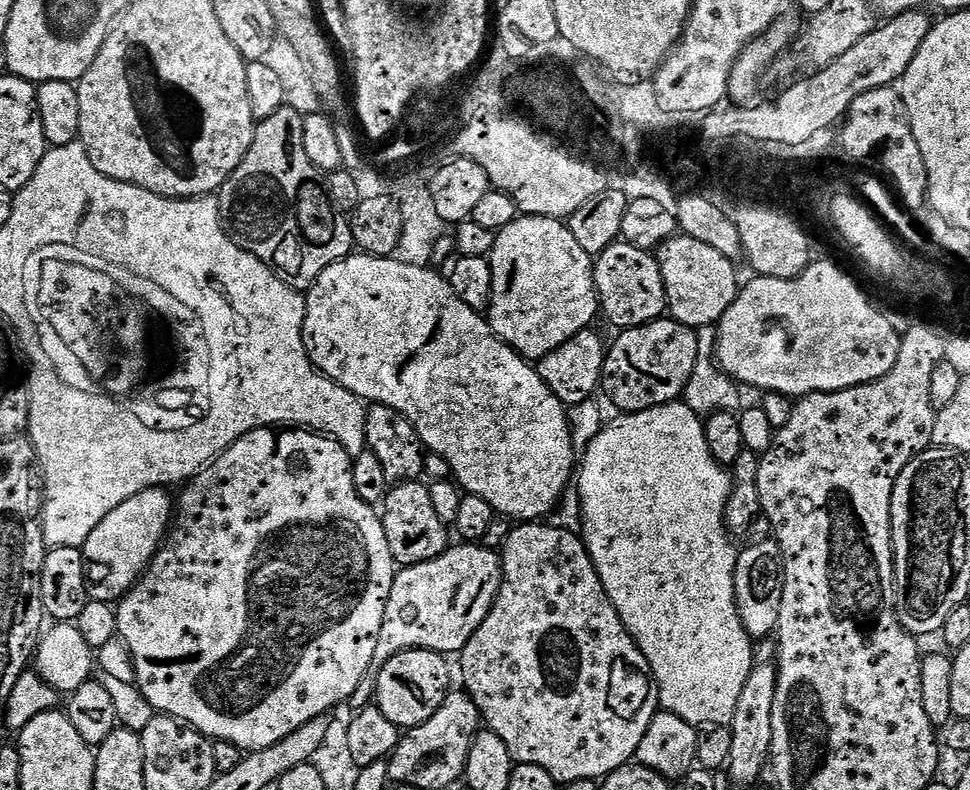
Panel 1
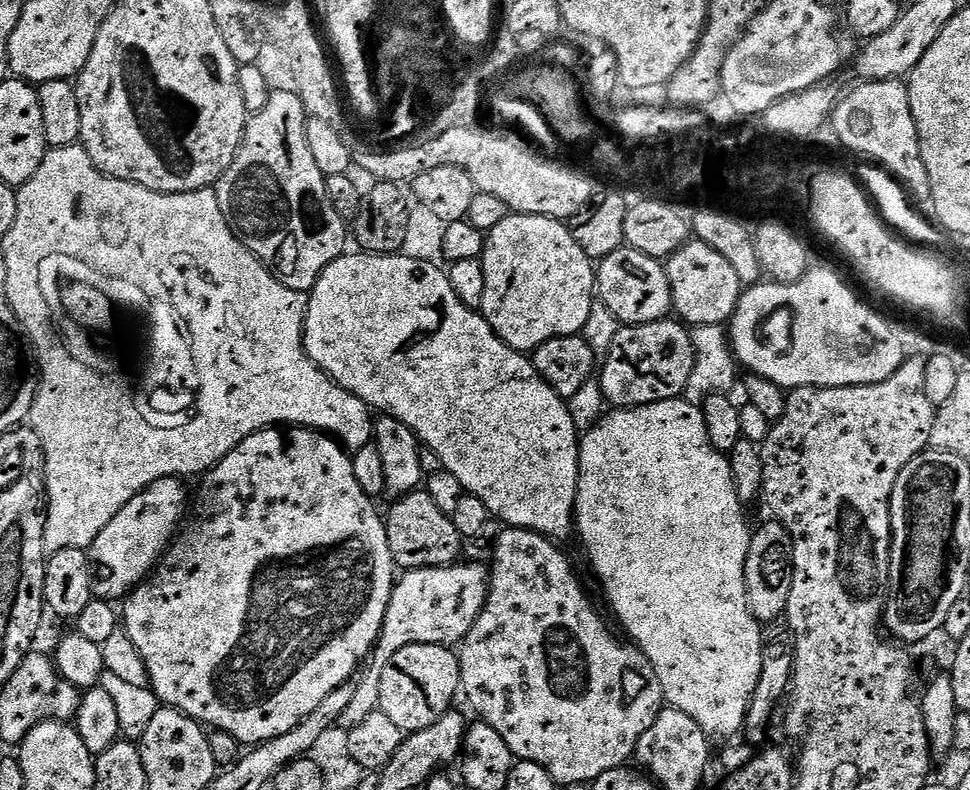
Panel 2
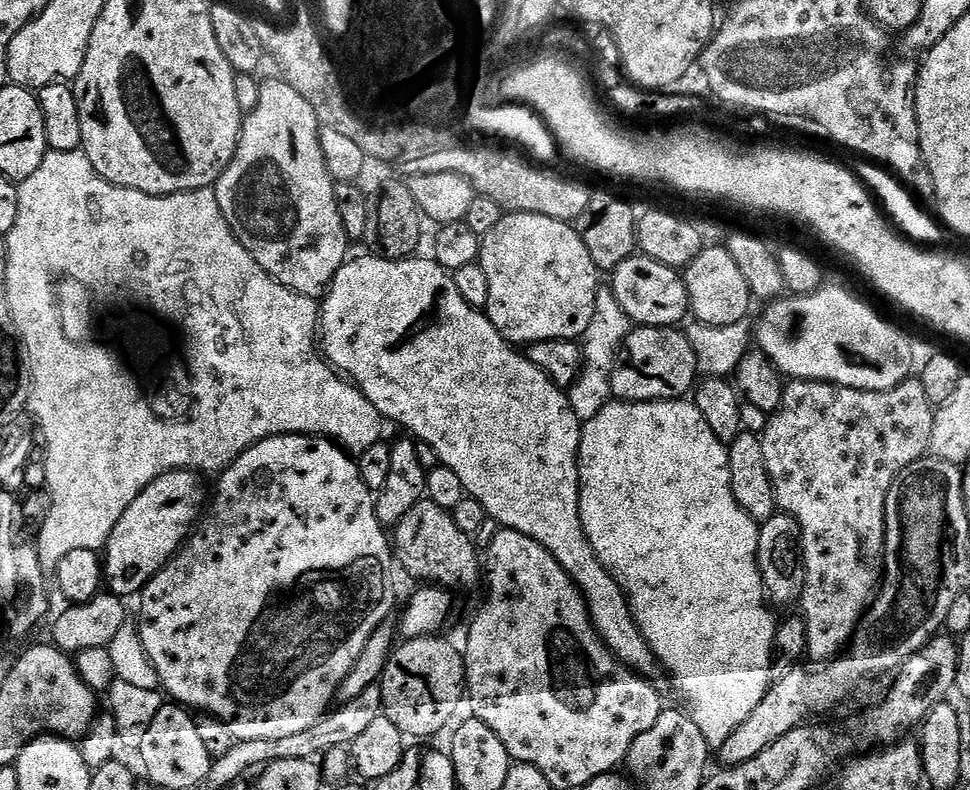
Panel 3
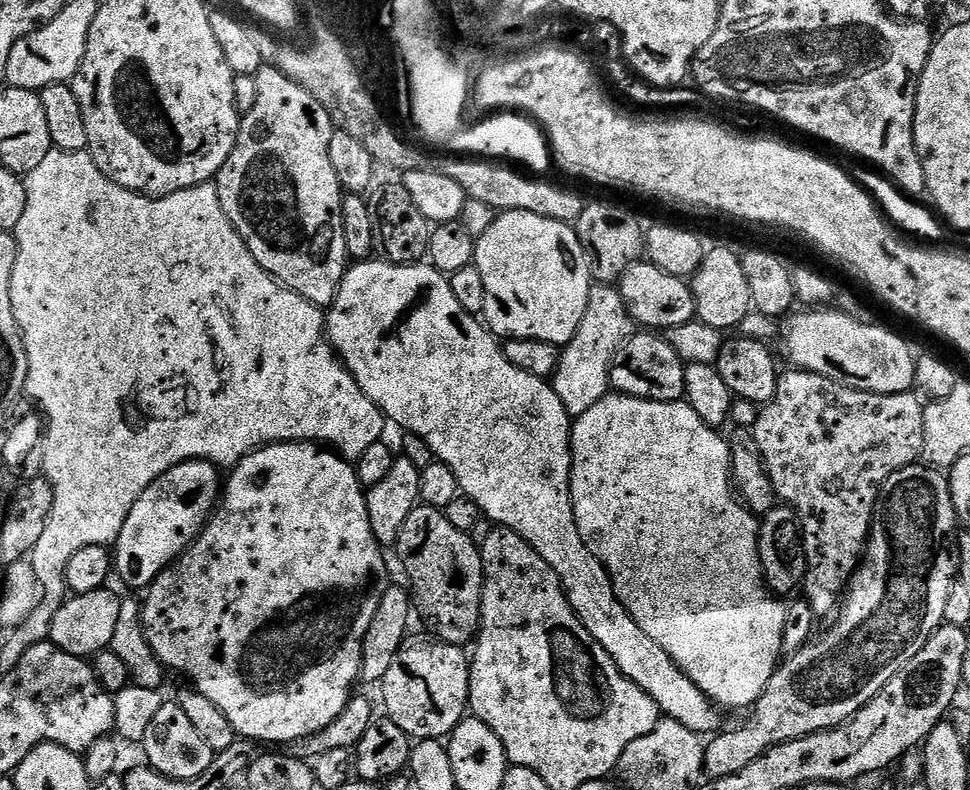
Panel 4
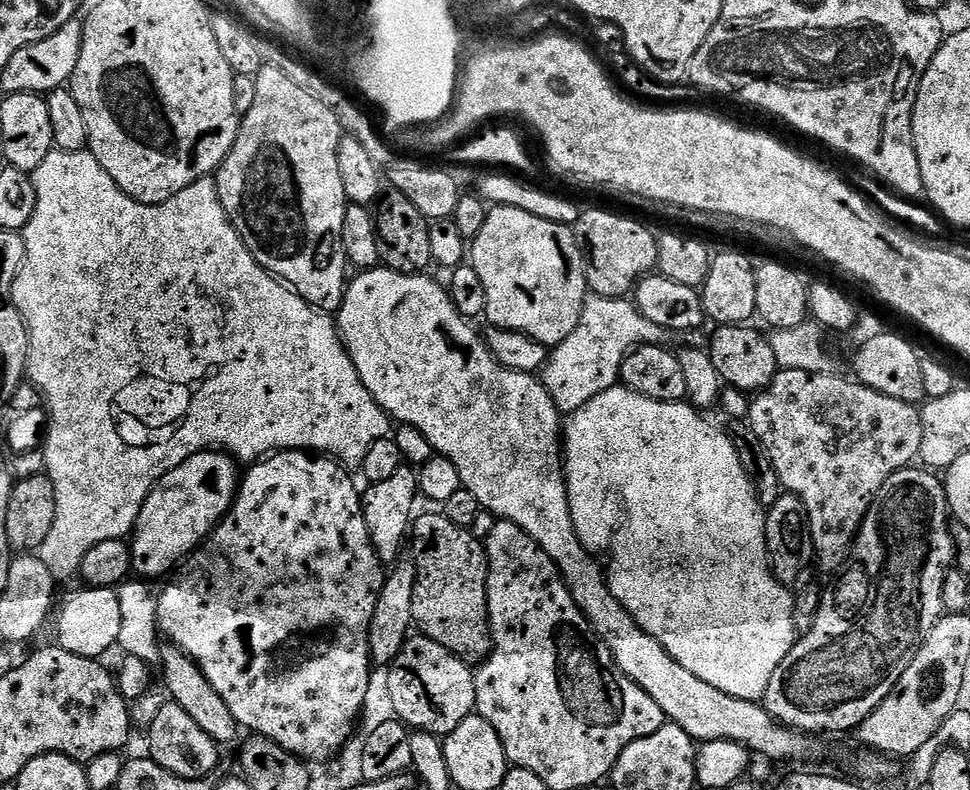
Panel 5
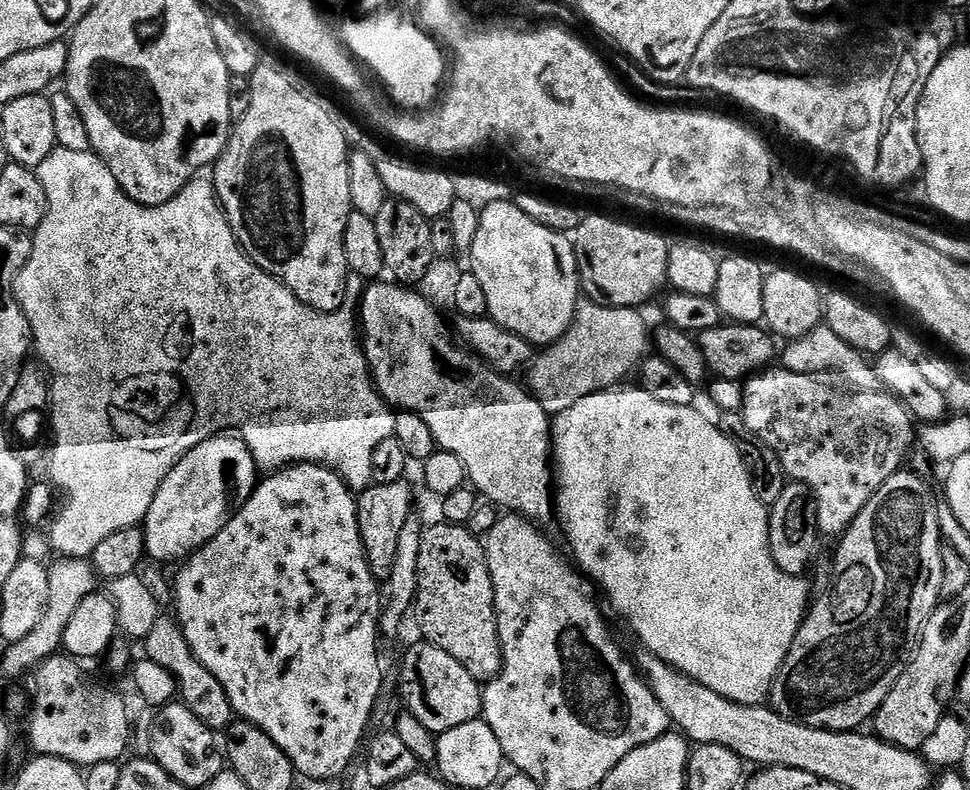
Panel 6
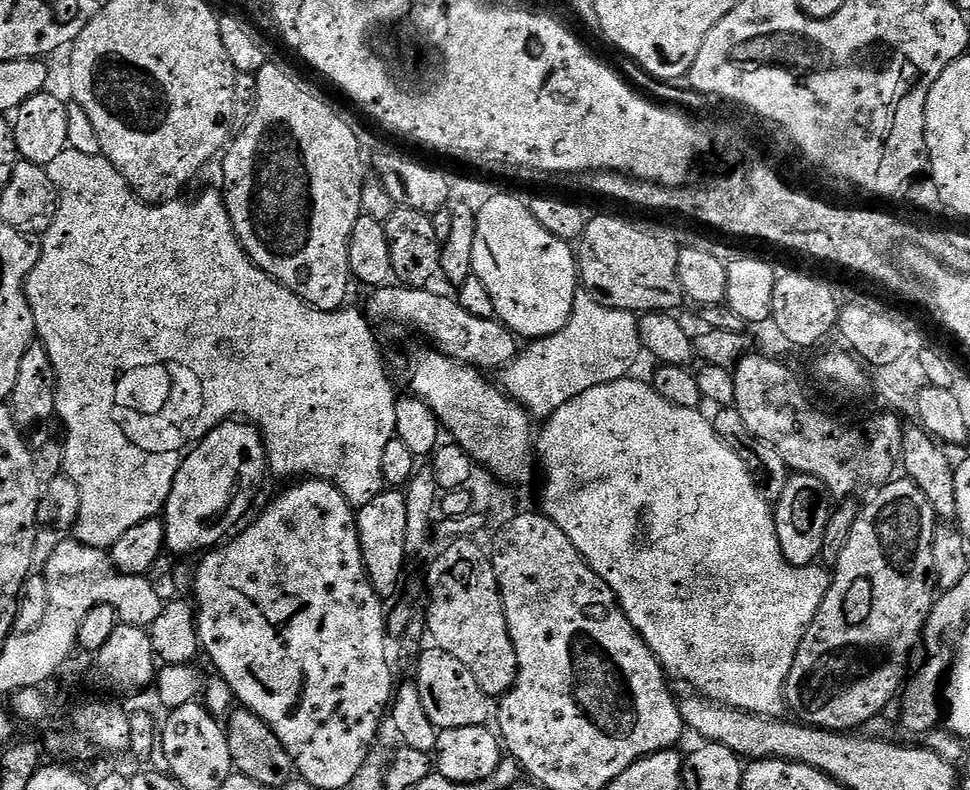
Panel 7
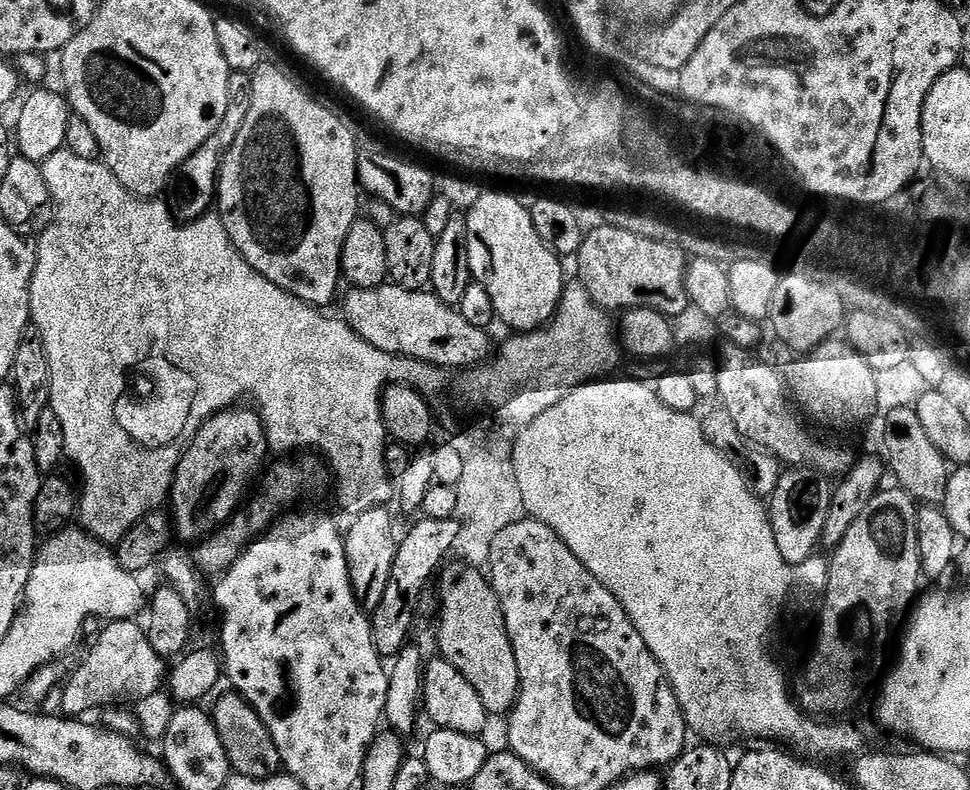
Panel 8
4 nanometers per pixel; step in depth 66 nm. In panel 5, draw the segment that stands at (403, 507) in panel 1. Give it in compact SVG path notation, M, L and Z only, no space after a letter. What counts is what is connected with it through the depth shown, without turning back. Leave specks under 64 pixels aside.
M439 511L411 521L411 559L416 566L412 623L419 635L430 638L465 661L483 662L492 651L488 624L488 554L475 531L454 526Z

